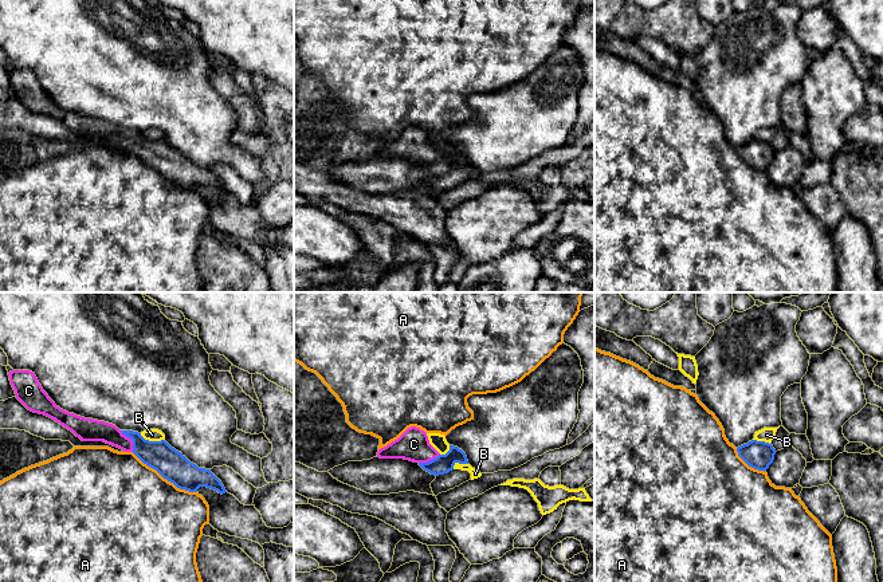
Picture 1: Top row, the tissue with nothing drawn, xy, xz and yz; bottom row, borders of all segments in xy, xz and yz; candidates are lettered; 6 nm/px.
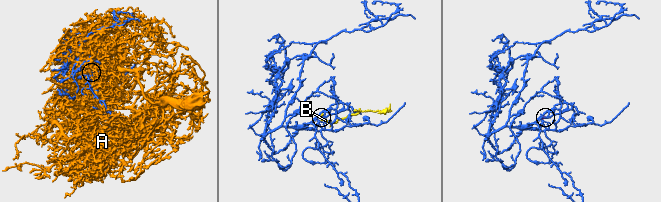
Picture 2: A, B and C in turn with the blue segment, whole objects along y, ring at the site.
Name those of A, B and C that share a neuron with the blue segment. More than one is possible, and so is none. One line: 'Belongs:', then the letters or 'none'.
Belongs: C

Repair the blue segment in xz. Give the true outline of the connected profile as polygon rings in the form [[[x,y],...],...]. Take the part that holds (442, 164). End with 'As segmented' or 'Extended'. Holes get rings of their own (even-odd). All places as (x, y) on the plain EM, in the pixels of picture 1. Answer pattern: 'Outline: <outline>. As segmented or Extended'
Outline: [[[416,126],[408,127],[397,139],[378,149],[377,157],[409,160],[435,176],[448,173],[456,162],[468,164],[466,153],[458,146],[450,145],[450,150],[440,154],[429,143],[427,133]]]. Extended

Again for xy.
Outline: [[[12,70],[8,75],[16,98],[28,110],[55,119],[82,141],[103,141],[125,152],[133,152],[144,164],[156,169],[180,189],[197,192],[200,186],[207,186],[221,194],[227,192],[209,169],[199,168],[165,139],[149,141],[138,131],[119,130],[113,123],[60,109],[43,90],[35,72],[30,70]]]. Extended

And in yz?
Outline: [[[751,139],[737,148],[738,156],[751,168],[766,170],[774,160],[776,149],[765,141]]]. As segmented

